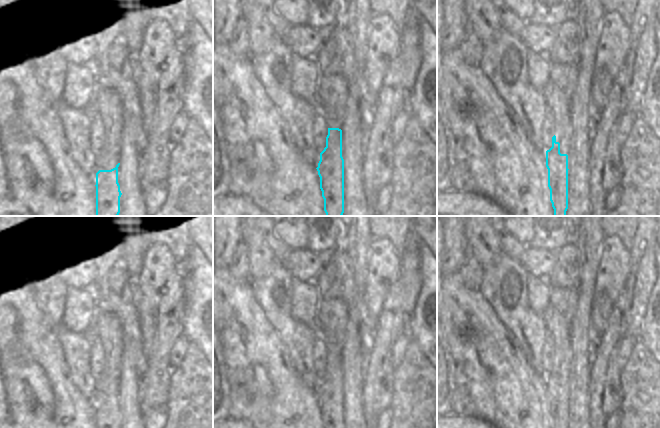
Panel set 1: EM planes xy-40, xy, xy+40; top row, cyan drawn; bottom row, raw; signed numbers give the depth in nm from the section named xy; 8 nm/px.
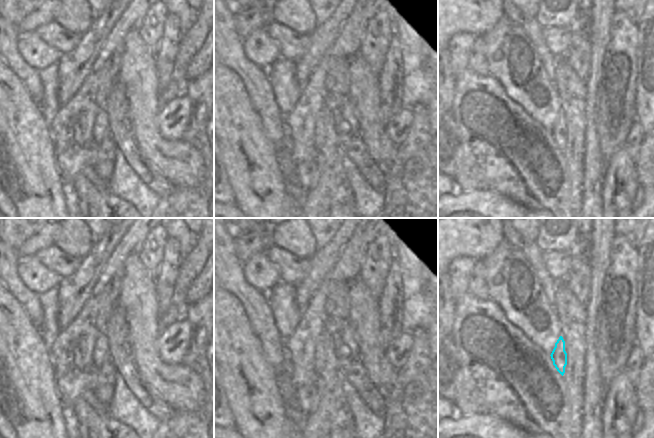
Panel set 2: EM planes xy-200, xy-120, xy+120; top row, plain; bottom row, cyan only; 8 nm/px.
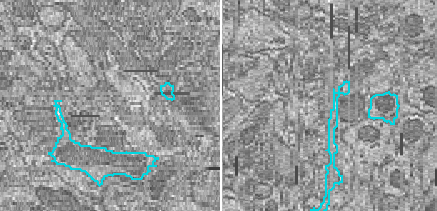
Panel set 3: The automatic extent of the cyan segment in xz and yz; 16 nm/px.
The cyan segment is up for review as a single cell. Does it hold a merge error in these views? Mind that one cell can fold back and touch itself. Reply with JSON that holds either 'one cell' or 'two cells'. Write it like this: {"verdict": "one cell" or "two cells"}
{"verdict": "two cells"}

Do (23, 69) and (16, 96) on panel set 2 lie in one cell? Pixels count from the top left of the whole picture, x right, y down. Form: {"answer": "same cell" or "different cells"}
{"answer": "different cells"}

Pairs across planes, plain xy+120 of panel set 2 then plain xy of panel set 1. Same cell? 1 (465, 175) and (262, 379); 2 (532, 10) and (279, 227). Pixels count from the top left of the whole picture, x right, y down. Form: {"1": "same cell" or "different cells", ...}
{"1": "different cells", "2": "same cell"}

